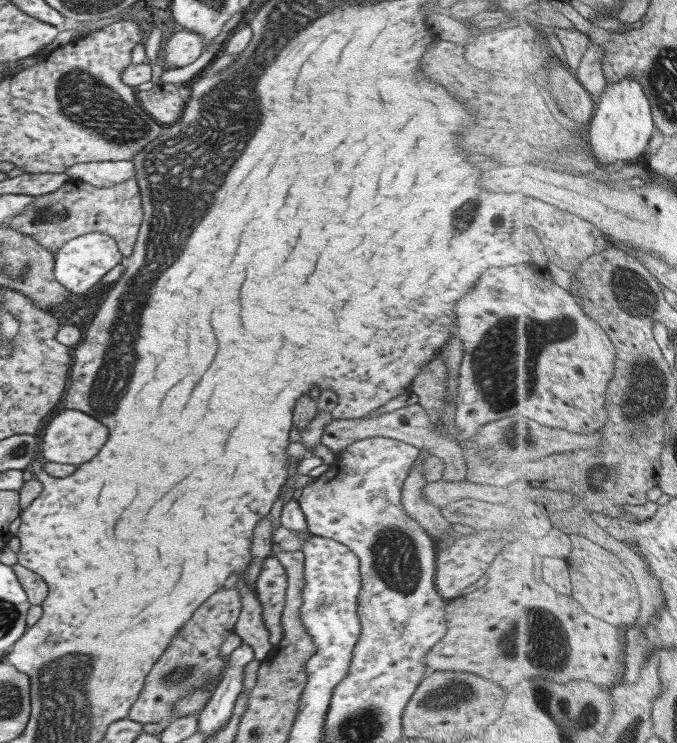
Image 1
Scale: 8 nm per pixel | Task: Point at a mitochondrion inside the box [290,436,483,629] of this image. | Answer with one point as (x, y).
(395, 556)

